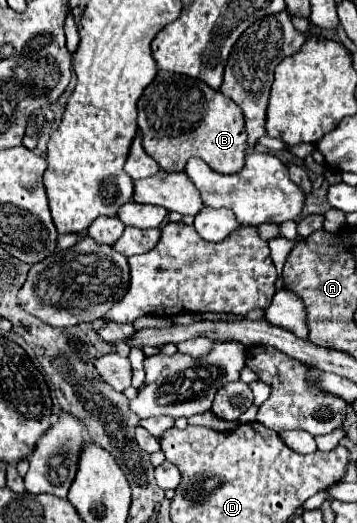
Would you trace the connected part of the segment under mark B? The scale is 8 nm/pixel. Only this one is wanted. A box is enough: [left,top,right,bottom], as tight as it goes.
[137,70,247,174]

